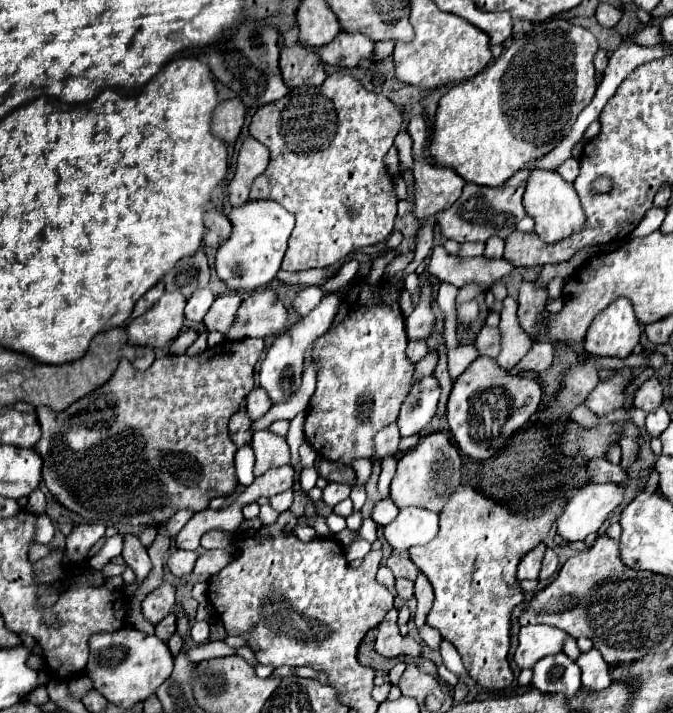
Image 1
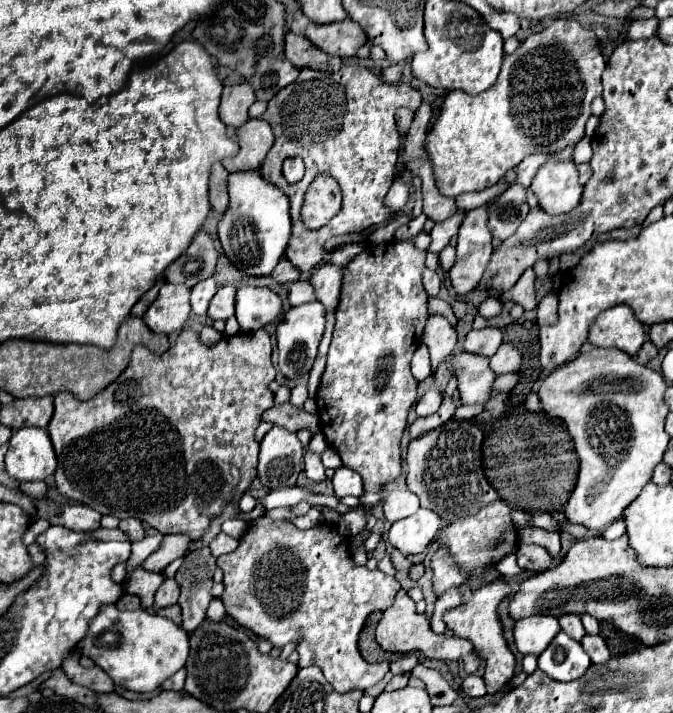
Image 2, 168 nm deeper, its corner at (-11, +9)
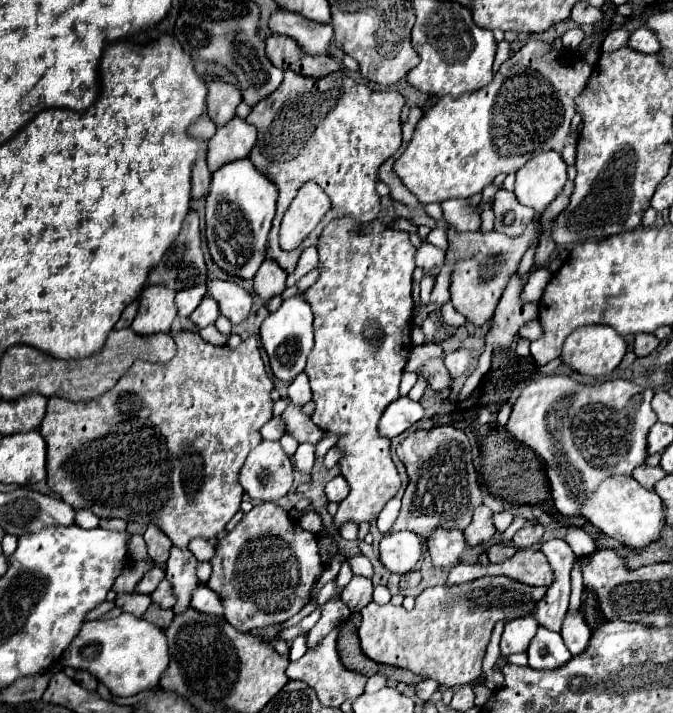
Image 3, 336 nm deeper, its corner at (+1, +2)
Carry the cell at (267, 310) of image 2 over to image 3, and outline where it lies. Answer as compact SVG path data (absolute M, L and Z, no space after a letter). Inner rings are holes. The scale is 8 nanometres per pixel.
M208 281L208 295L218 301L220 313L230 319L232 325L246 321L252 309L252 297L236 283L230 281Z

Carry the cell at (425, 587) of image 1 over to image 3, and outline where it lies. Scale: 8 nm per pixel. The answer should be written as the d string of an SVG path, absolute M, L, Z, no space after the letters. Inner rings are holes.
M440 529L426 539L426 545L428 545L432 565L438 569L454 567L456 563L462 563L468 557L478 557L480 553L488 553L488 549L476 553L472 547L468 547L464 535L458 529L448 529L448 531Z

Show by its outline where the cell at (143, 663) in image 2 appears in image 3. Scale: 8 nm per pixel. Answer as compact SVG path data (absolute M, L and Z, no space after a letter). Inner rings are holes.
M120 613L114 619L86 621L80 633L60 659L64 667L84 669L104 683L116 697L132 697L144 689L158 687L162 673L168 669L168 641L160 627L138 619L130 613Z

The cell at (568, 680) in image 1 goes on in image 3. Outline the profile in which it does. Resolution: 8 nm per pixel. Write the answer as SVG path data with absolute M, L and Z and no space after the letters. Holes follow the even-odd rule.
M544 627L538 629L526 653L528 653L528 665L536 671L554 671L564 667L572 659L560 633L548 631Z

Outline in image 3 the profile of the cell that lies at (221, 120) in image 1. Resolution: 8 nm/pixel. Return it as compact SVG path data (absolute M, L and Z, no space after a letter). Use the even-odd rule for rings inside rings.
M222 81L208 83L208 117L216 127L226 125L236 115L236 107L240 103L242 93L238 87Z

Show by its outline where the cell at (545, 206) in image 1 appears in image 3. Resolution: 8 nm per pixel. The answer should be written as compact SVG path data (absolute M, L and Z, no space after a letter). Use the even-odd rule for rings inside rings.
M540 153L516 173L516 197L522 205L544 213L566 183L566 163L558 153Z

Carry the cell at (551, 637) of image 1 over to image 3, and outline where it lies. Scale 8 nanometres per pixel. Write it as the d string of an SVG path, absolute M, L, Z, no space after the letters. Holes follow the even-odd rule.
M520 617L514 621L508 621L500 639L500 653L504 657L512 653L524 653L532 641L532 637L538 631L538 621L534 617Z

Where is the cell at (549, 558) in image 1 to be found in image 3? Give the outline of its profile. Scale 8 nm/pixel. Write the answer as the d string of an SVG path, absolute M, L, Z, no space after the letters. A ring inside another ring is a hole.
M528 523L528 525L522 527L520 531L516 531L512 543L514 543L514 547L518 547L518 549L526 549L526 547L532 547L532 545L540 543L542 533L544 533L544 529L542 529L540 523Z

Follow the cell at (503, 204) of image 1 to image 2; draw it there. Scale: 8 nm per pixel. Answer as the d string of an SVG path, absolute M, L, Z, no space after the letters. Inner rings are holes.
M520 184L510 186L492 206L490 206L490 232L492 236L506 240L516 232L520 222L526 218L530 206L526 202L526 188Z

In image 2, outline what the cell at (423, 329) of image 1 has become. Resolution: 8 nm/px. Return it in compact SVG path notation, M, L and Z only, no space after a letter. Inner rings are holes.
M430 316L426 322L426 330L422 342L430 348L432 374L438 370L440 362L448 358L456 346L456 330L448 324L444 316Z

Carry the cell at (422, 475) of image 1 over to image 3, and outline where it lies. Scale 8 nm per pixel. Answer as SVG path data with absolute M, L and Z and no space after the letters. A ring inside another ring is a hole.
M452 425L414 431L400 441L396 455L406 465L408 487L392 531L412 529L422 539L434 529L464 531L472 521L474 509L482 505L482 491L478 485L478 473L472 465L472 447L466 433Z

